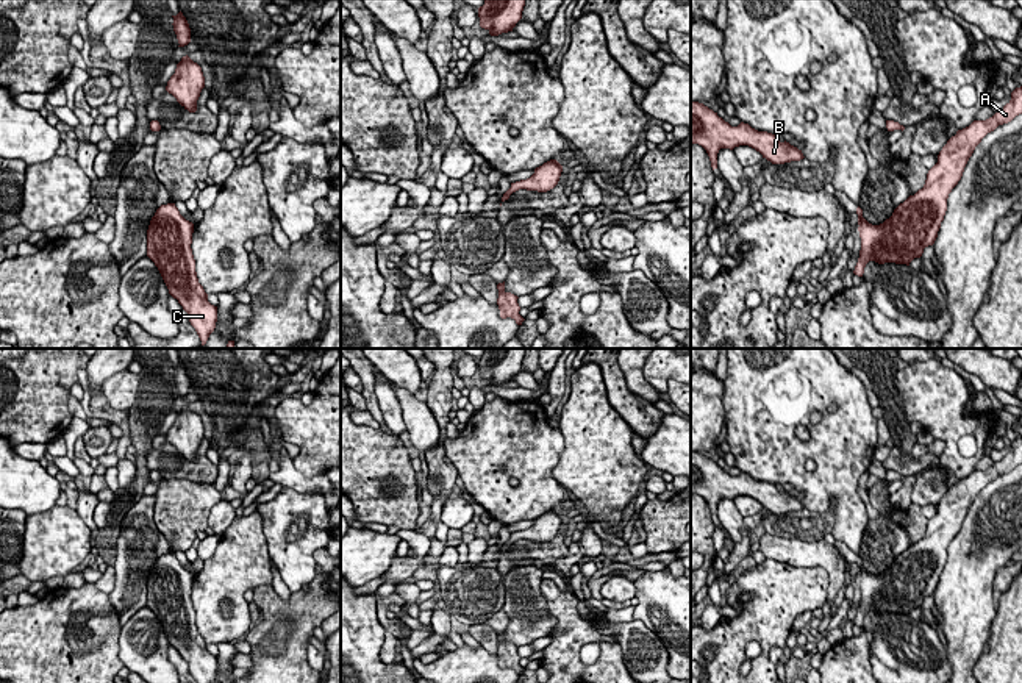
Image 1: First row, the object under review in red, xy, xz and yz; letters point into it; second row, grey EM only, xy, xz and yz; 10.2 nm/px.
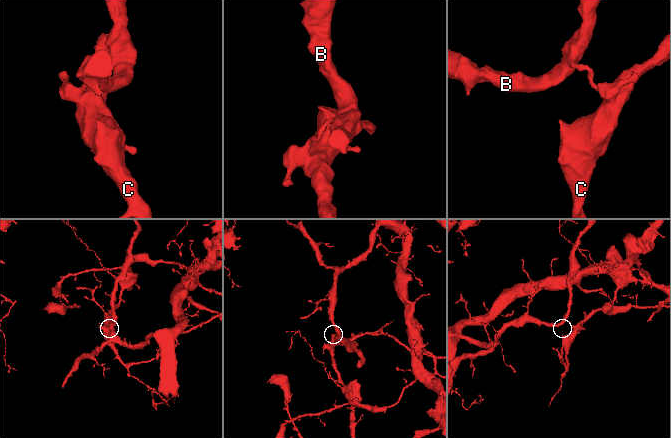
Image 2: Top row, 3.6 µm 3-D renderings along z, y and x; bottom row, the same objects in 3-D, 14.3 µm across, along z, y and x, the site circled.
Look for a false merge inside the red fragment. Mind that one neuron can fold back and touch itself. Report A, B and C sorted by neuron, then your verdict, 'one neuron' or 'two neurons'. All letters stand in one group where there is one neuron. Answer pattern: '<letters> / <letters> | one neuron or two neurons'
A C / B | two neurons

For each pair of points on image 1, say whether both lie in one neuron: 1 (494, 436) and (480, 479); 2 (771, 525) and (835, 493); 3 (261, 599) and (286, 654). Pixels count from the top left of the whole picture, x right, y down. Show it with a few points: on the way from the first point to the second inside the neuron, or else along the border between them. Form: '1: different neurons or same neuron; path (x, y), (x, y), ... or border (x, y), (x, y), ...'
1: same neuron; path (494, 447), (486, 455), (485, 468)
2: different neurons; border (804, 508), (830, 510), (832, 532)
3: same neuron; path (275, 613), (283, 621), (283, 640)

